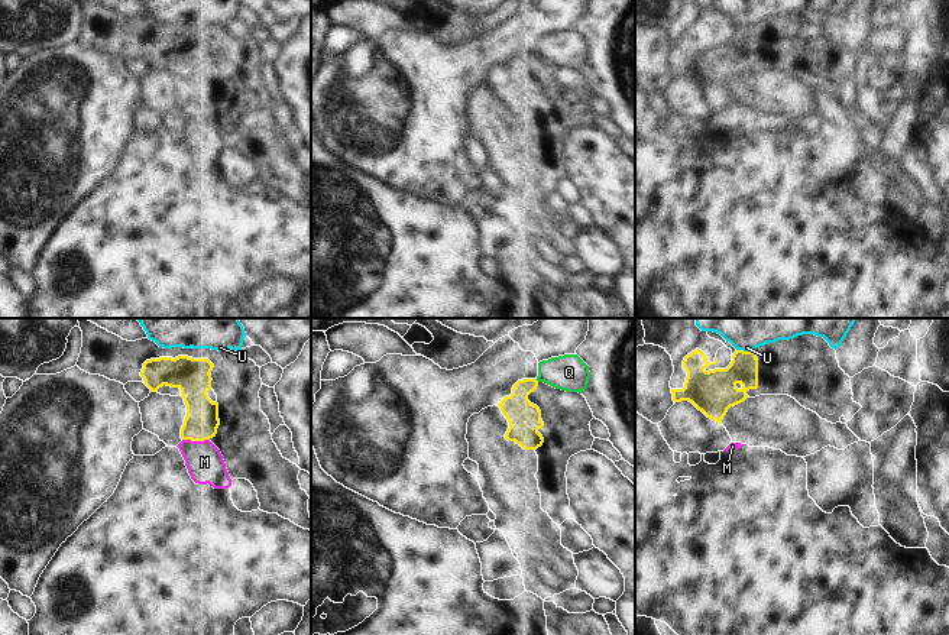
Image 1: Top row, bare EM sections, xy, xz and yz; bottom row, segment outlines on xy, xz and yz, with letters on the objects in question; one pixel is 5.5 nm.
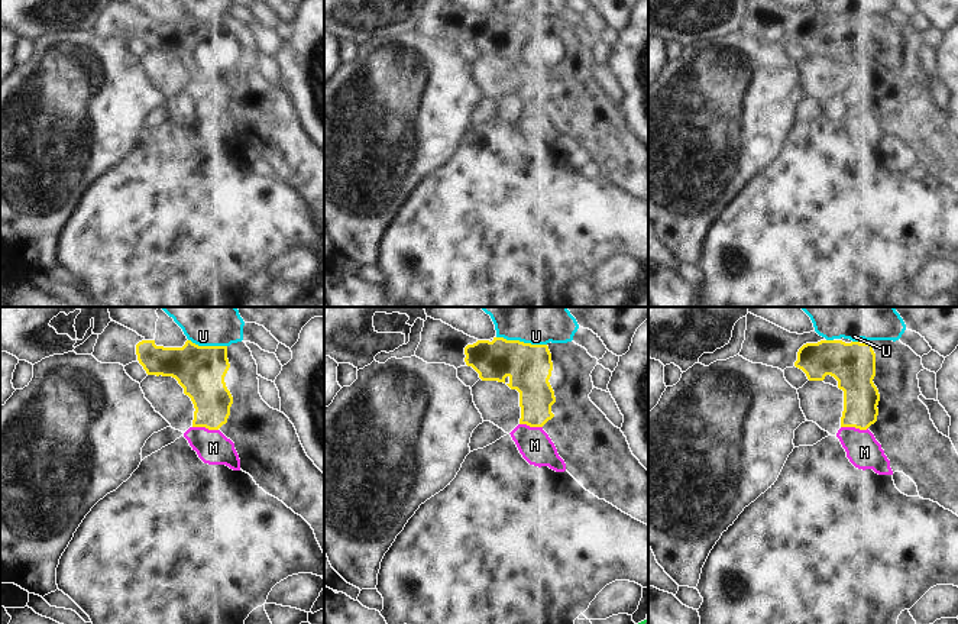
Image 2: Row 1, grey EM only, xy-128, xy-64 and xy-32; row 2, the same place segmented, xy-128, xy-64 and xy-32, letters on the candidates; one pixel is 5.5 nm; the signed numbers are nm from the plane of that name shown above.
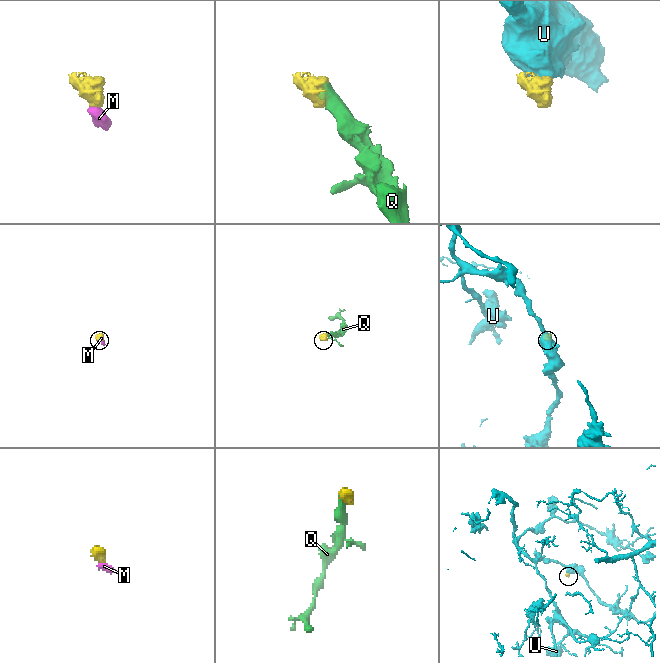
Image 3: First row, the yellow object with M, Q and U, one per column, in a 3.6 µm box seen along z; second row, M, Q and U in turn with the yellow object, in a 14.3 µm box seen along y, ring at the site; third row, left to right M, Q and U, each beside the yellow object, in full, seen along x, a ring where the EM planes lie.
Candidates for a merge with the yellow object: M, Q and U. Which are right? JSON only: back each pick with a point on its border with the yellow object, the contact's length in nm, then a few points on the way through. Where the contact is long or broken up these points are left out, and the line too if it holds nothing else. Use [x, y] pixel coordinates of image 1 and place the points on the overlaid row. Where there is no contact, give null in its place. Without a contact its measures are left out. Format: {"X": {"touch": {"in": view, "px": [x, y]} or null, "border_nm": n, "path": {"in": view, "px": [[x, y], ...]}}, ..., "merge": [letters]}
{"Q": {"touch": {"in": "xz", "px": [537, 381]}, "border_nm": 30, "path": {"in": "xz", "px": [[524, 418], [522, 394], [537, 381], [549, 372], [569, 372]]}}, "merge": ["Q"]}

